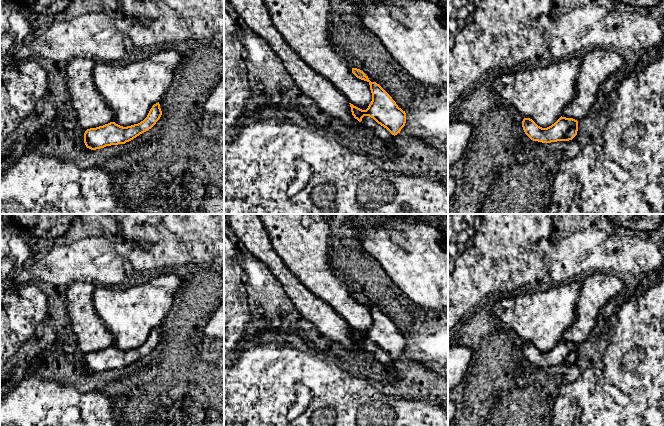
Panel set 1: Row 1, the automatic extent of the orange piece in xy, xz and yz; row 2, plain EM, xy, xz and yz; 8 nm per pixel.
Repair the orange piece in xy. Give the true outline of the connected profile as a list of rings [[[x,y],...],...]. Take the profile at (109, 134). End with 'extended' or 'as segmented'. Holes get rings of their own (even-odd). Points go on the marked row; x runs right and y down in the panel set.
[[[158,102],[152,106],[147,117],[138,124],[123,127],[115,122],[110,122],[103,126],[87,129],[84,133],[84,143],[91,150],[125,144],[151,129],[161,115],[162,111]]]; as segmented

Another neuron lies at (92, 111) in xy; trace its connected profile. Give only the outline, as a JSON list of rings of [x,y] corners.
[[[75,57],[66,65],[66,83],[72,106],[77,114],[78,124],[83,129],[96,128],[113,122],[113,112],[95,87],[93,69],[96,62],[92,59]]]

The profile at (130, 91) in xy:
[[[164,50],[149,58],[128,65],[96,63],[93,69],[95,87],[113,112],[113,122],[127,127],[143,121],[152,106],[158,103],[171,86],[180,53]]]

